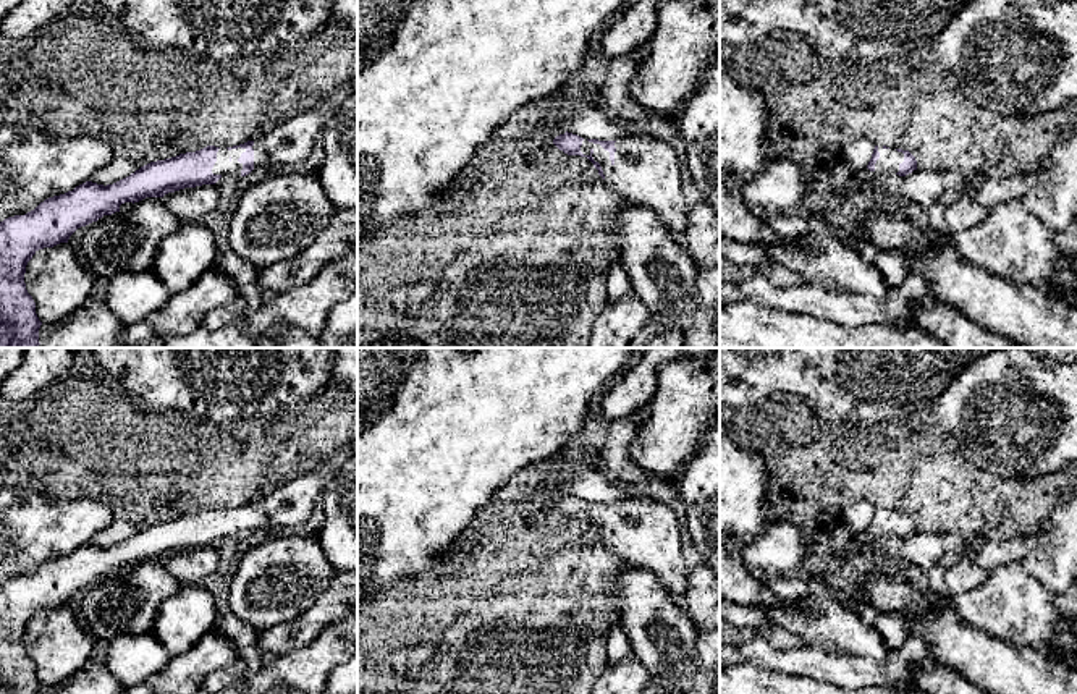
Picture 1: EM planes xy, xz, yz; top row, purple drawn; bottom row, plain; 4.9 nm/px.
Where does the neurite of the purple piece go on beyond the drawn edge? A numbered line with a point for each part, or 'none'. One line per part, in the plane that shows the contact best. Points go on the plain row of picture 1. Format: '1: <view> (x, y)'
1: xz (646, 534)

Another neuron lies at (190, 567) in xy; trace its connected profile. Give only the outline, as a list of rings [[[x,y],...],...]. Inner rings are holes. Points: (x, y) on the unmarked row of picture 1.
[[[217,547],[184,550],[163,558],[165,568],[181,586],[199,584],[217,569],[218,563]]]

